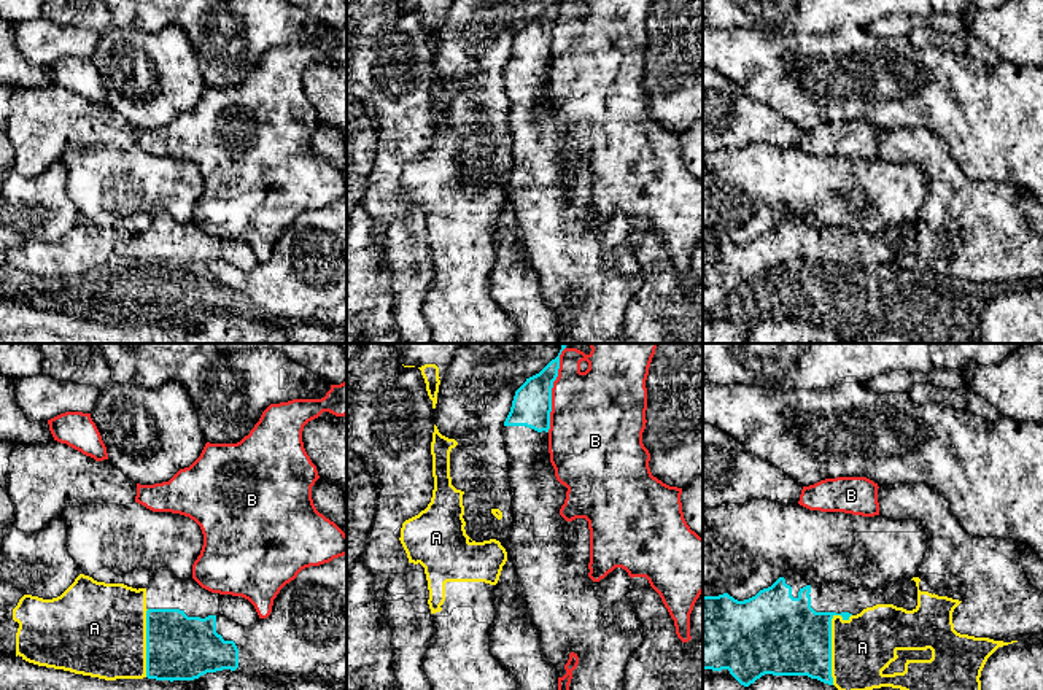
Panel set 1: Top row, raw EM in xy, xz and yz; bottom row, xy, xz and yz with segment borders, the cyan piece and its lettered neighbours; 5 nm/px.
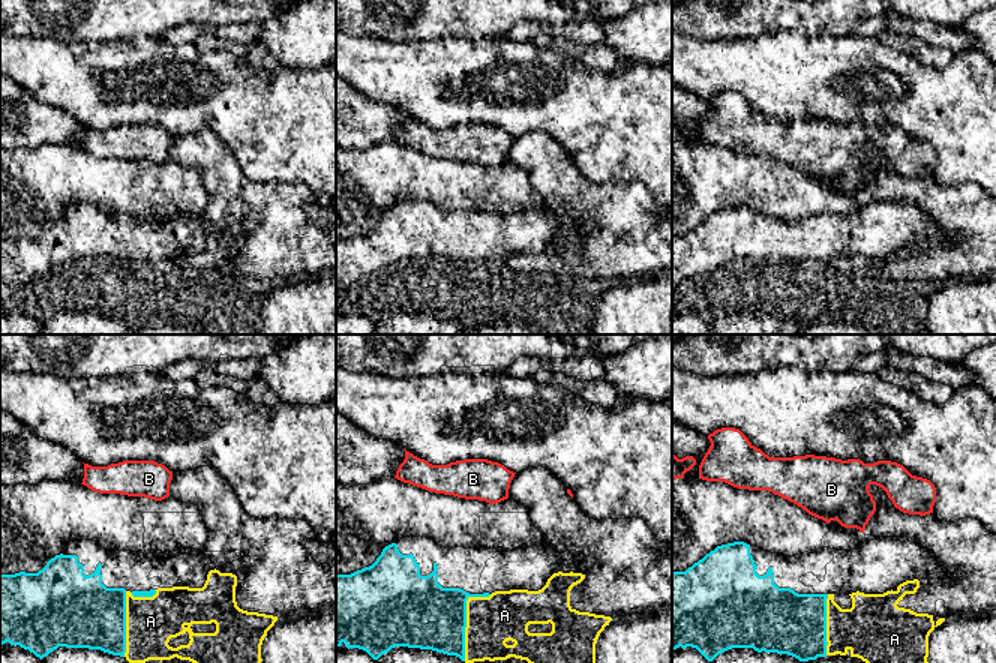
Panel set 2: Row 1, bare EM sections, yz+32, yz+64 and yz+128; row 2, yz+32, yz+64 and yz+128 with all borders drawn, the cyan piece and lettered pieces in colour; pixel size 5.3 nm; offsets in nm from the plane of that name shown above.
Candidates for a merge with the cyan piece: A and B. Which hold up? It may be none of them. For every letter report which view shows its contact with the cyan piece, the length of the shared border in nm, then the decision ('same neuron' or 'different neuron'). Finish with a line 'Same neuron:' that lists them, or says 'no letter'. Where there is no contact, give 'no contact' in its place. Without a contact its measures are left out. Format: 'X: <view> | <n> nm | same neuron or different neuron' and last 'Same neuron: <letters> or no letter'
A: yz | 380 nm | different neuron
B: xz | 380 nm | different neuron
Same neuron: no letter

